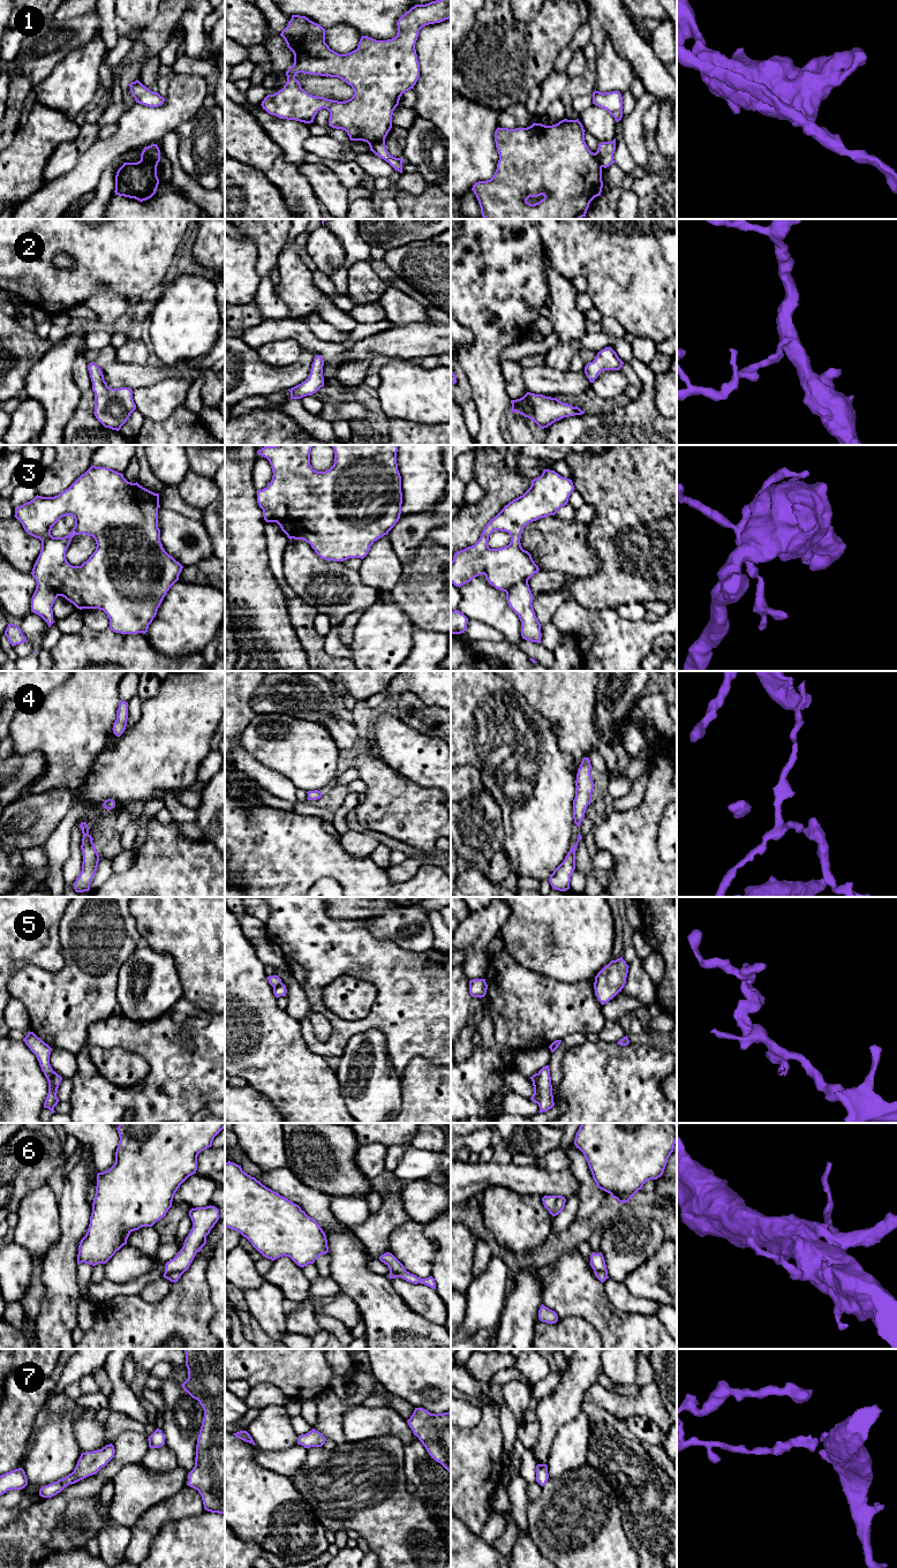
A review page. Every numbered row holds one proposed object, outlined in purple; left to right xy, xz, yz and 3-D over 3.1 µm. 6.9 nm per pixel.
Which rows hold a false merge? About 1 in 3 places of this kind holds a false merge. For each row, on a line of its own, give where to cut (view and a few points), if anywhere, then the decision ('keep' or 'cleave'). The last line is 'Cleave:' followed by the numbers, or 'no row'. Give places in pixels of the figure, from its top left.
1: cut in xy along (141, 157), (157, 164); cleave
2: no cut; keep
3: cut in xy along (37, 582), (49, 585), (59, 595); cleave
4: no cut; keep
5: cut in yz along (539, 1073), (537, 1103); cleave
6: no cut; keep
7: no cut; keep
Cleave: 1, 3, 5

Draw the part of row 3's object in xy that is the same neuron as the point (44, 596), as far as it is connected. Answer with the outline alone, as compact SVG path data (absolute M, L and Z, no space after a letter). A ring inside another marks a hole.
M39 582L31 598L31 612L40 616L47 623L48 627L54 623L52 606L58 596L54 589Z

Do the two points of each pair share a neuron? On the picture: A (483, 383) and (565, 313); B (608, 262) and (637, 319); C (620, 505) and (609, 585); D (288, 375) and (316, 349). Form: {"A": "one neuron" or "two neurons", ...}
{"A": "two neurons", "B": "one neuron", "C": "one neuron", "D": "two neurons"}

